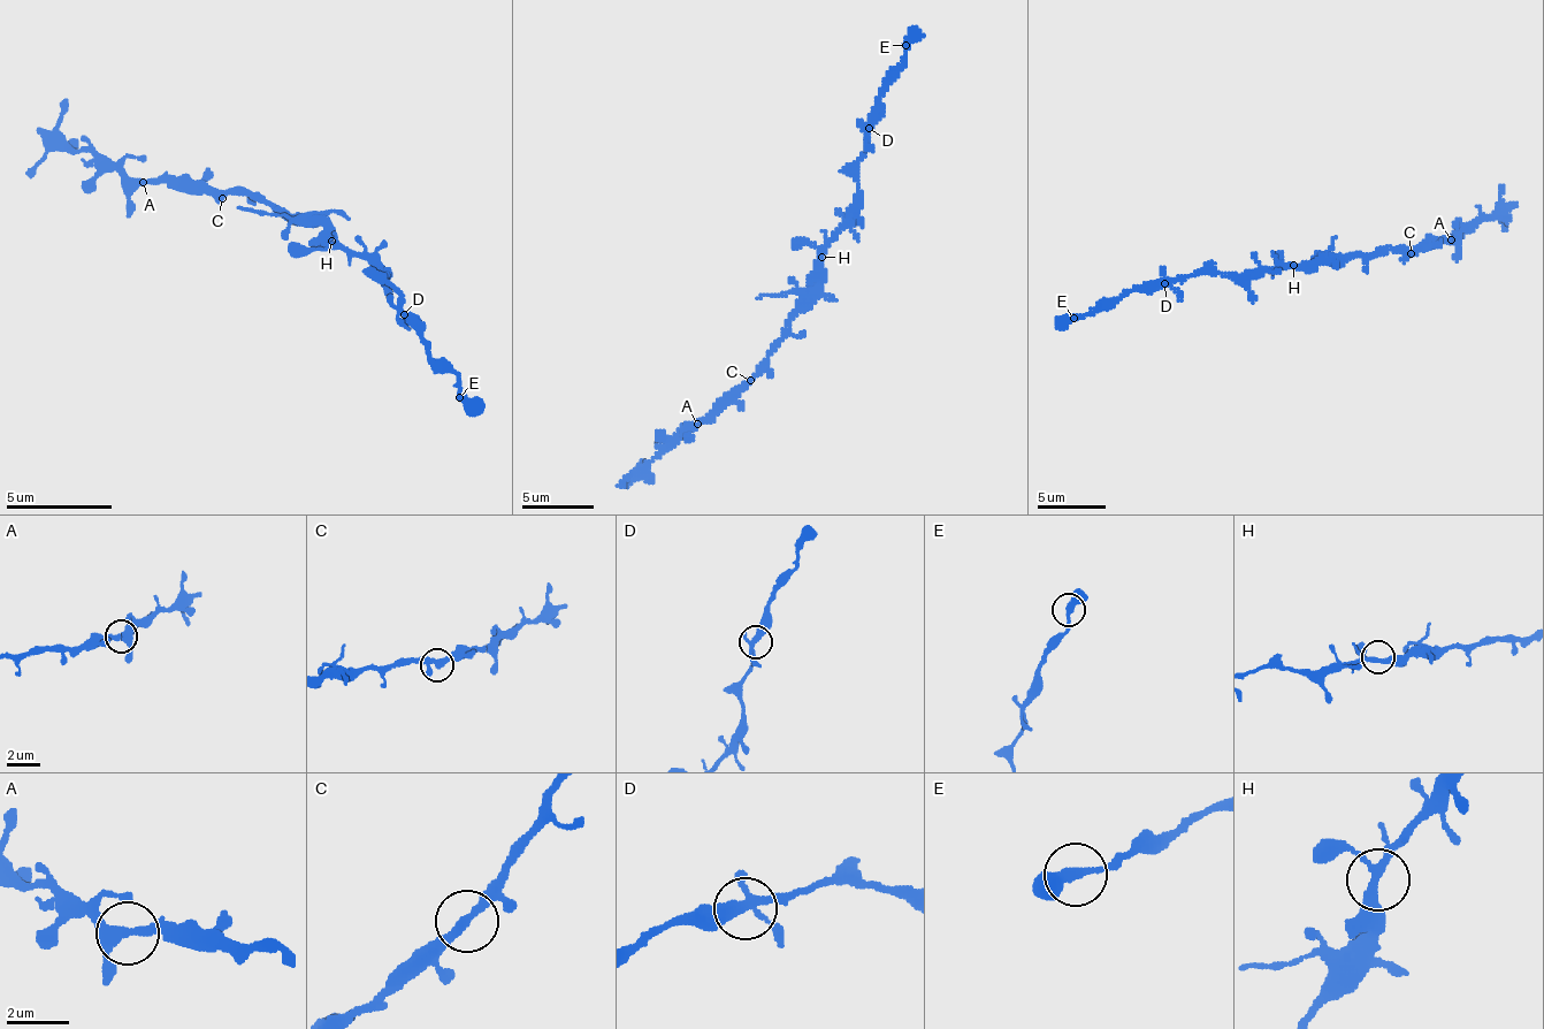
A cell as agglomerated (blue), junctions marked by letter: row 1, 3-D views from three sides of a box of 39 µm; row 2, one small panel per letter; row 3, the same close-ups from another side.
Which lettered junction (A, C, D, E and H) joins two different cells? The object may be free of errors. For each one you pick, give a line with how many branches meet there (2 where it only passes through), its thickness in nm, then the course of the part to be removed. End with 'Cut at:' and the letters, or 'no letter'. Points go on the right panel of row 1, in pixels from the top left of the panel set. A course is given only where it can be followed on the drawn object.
Cut at: no letter

